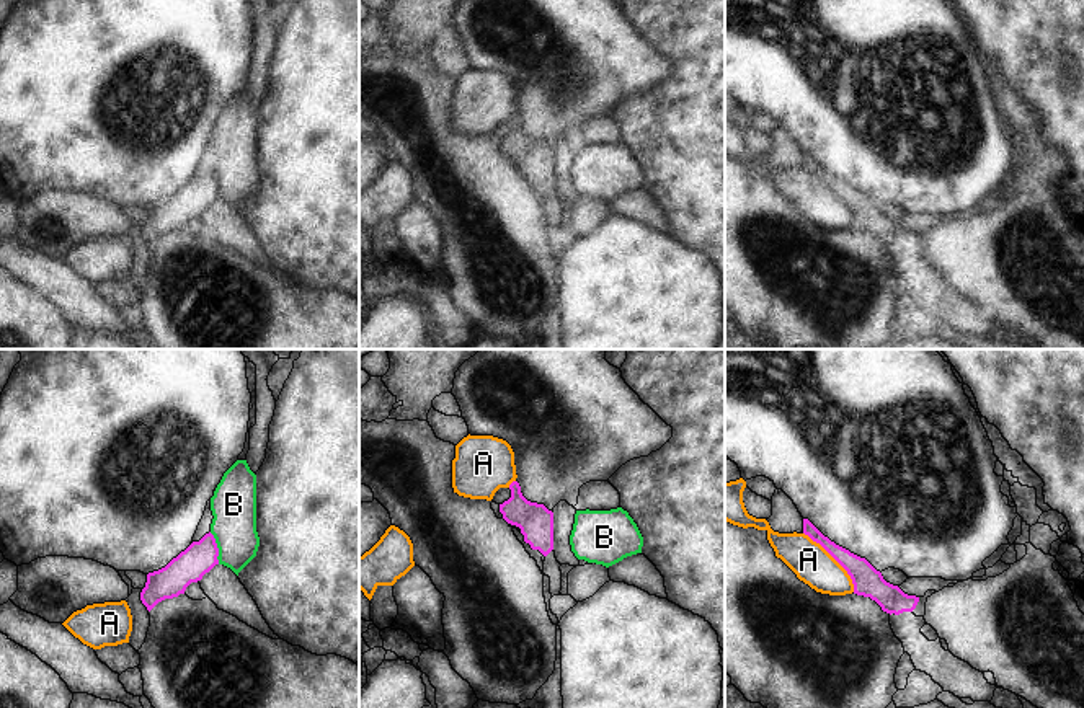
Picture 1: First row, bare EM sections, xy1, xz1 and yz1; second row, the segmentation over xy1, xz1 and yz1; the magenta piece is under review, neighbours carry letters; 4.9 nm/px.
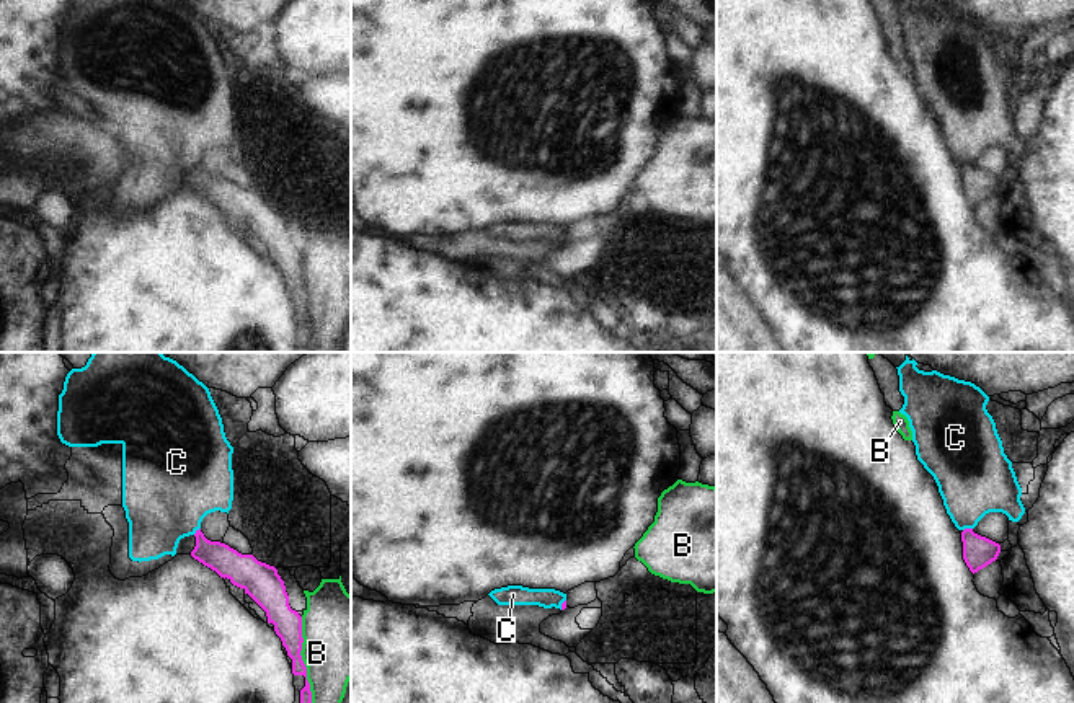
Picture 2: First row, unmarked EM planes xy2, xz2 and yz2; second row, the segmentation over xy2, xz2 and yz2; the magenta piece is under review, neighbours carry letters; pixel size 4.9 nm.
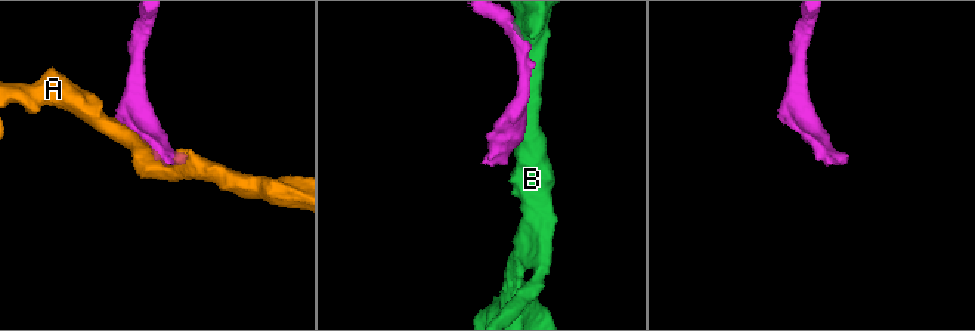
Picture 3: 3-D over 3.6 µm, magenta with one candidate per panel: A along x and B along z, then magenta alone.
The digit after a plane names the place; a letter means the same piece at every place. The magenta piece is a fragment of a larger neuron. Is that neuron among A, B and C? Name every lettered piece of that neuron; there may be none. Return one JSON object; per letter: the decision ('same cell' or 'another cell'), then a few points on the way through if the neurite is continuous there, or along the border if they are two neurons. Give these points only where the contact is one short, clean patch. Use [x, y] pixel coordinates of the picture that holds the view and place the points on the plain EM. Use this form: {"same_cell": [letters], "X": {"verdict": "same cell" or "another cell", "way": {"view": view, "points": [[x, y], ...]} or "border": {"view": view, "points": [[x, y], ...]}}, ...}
{"same_cell": [], "A": {"verdict": "another cell"}, "B": {"verdict": "another cell"}, "C": {"verdict": "another cell", "border": {"view": "yz2", "points": [[971, 162], [963, 165]]}}}

